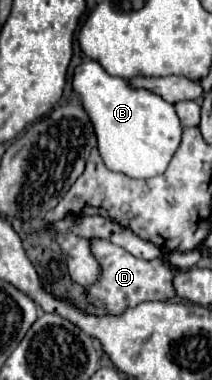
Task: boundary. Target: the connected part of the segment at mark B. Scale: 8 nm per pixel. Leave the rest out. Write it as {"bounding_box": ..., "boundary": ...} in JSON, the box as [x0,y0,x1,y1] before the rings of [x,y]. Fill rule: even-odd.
{"bounding_box":[73,61,183,179],"boundary":[[[83,61],[75,67],[73,91],[81,97],[81,105],[91,117],[97,149],[107,169],[135,179],[149,179],[167,169],[183,133],[171,103],[149,89],[131,87],[123,77],[109,75],[97,61]]]}

